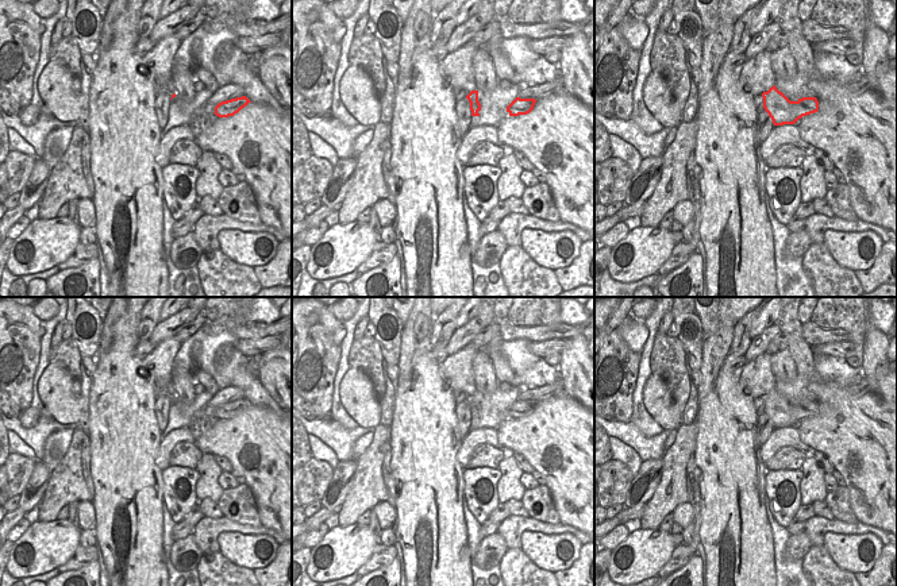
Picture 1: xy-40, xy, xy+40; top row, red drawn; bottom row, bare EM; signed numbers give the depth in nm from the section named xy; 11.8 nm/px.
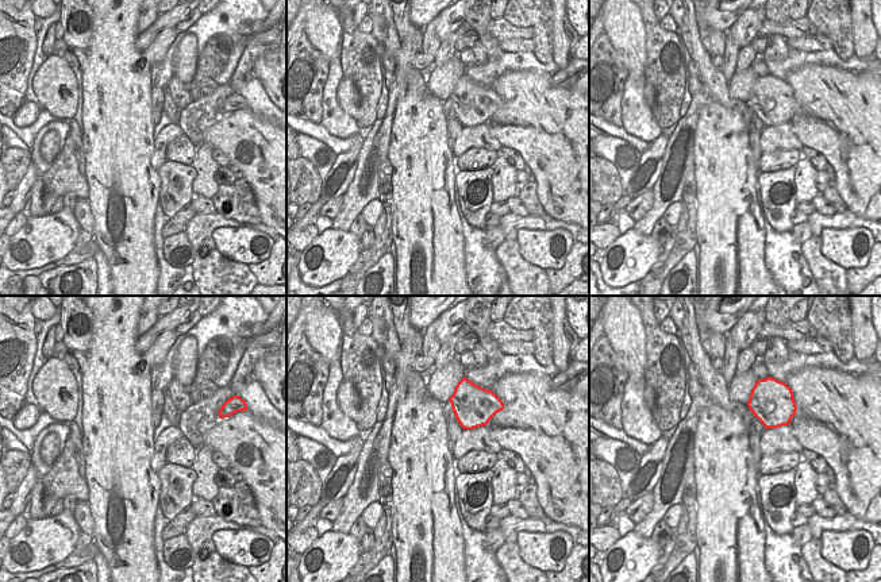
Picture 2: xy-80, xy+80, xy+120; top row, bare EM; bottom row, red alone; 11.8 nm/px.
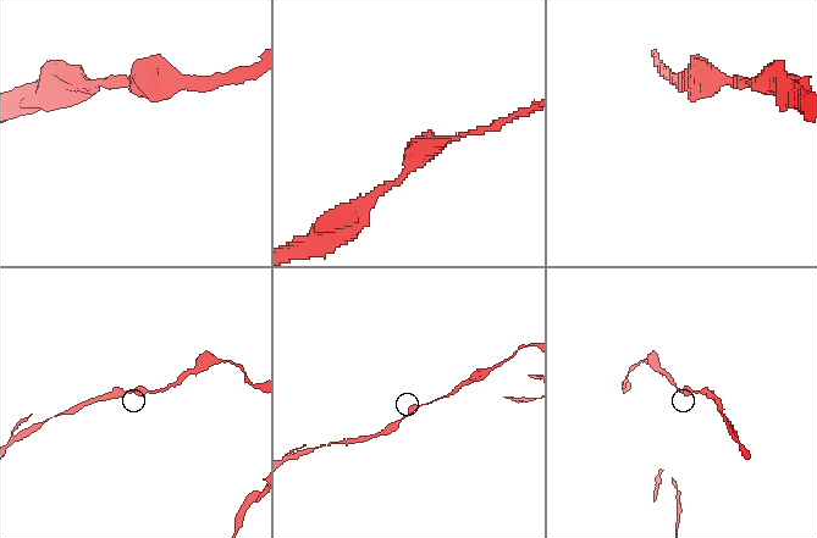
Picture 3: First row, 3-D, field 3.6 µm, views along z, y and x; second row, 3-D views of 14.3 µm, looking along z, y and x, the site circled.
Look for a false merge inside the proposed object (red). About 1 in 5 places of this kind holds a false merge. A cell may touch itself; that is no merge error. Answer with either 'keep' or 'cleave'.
keep

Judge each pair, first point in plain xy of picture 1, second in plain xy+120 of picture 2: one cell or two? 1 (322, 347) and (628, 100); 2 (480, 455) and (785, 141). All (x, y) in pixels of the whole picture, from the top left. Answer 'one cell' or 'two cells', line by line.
1: two cells
2: two cells

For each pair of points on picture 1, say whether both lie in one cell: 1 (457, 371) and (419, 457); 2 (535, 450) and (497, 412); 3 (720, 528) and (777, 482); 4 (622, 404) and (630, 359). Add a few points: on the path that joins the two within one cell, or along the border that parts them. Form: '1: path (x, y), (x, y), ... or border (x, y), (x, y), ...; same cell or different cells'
1: border (439, 366), (439, 374), (454, 397); different cells
2: border (508, 417), (496, 427); different cells
3: border (766, 471), (765, 494); different cells
4: path (622, 393), (627, 370); same cell

